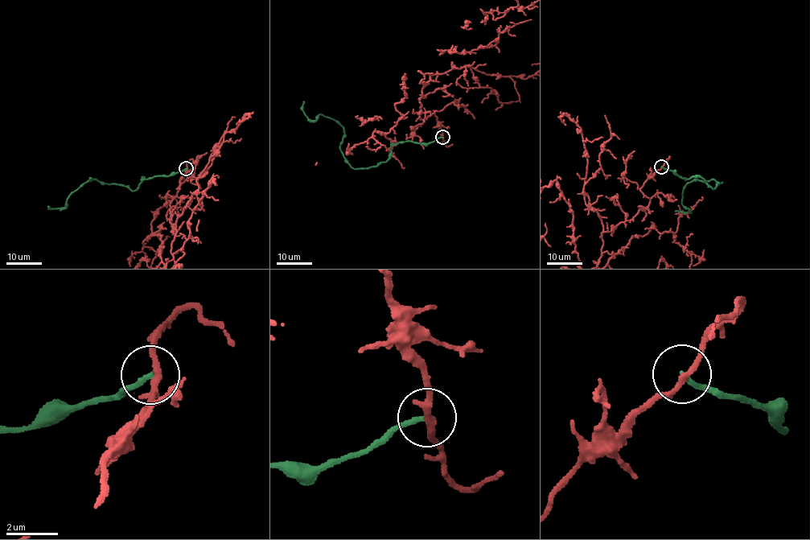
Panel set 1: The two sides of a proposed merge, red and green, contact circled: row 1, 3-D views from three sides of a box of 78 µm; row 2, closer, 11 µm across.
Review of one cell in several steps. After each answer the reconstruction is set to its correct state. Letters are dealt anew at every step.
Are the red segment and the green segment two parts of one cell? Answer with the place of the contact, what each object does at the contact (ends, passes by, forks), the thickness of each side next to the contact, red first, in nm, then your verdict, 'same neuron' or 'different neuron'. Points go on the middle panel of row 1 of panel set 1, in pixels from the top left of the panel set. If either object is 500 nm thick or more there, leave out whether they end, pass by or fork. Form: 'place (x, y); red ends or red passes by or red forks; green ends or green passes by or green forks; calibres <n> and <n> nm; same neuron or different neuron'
place (442, 137); red passes by; green ends; calibres 240 and 180 nm; different neuron

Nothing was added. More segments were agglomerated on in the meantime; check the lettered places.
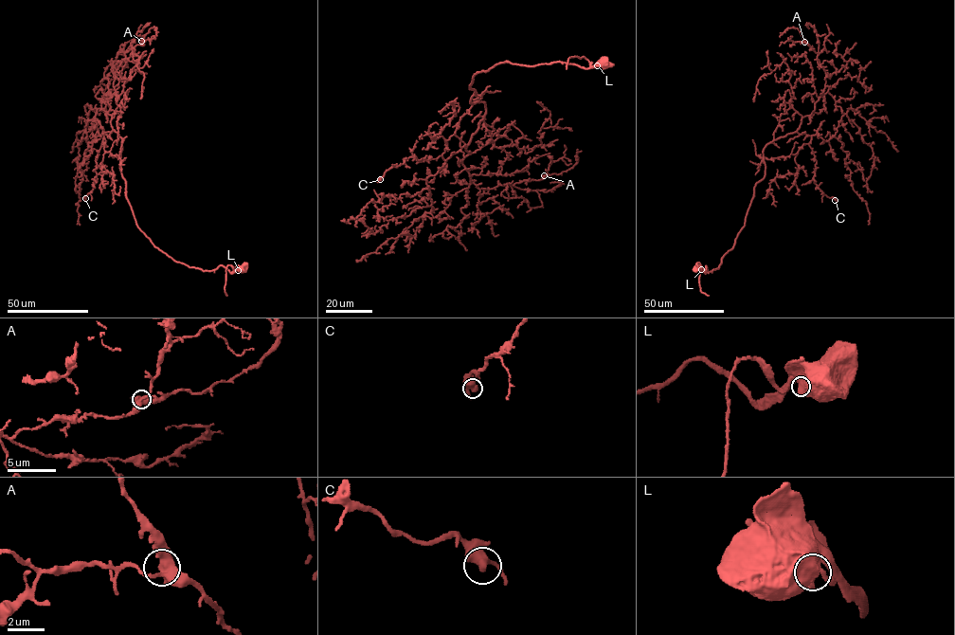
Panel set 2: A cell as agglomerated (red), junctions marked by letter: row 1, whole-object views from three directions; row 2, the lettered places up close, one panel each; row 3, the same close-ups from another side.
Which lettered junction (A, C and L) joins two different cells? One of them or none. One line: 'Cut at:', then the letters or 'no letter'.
Cut at: L

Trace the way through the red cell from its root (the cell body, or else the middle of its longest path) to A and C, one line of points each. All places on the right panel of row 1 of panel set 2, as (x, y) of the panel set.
A: (697, 268), (719, 268), (765, 176), (764, 147), (796, 131), (822, 94), (825, 73), (804, 42)
C: (697, 268), (718, 268), (733, 246), (765, 176), (763, 149), (774, 139), (811, 136), (814, 183), (835, 200)

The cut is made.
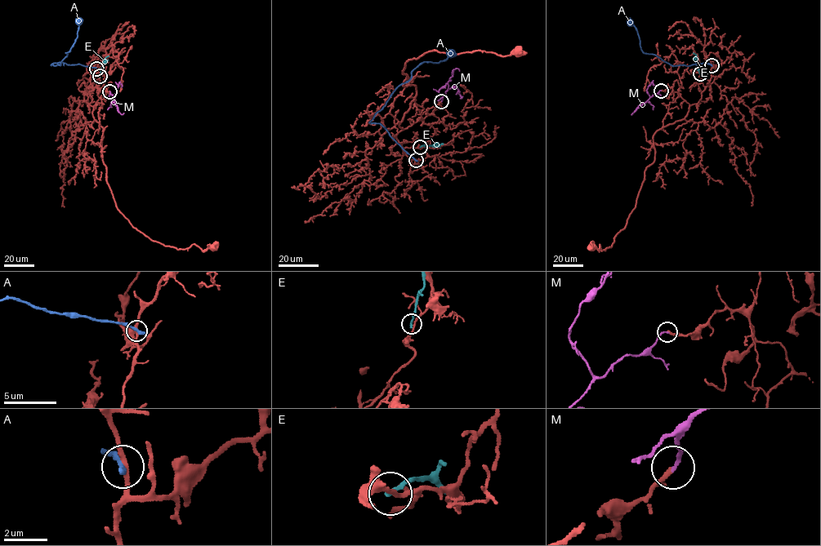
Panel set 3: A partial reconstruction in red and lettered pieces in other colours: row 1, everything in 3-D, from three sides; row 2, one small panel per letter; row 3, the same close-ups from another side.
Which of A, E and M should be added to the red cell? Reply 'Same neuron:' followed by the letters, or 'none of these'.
Same neuron: M

